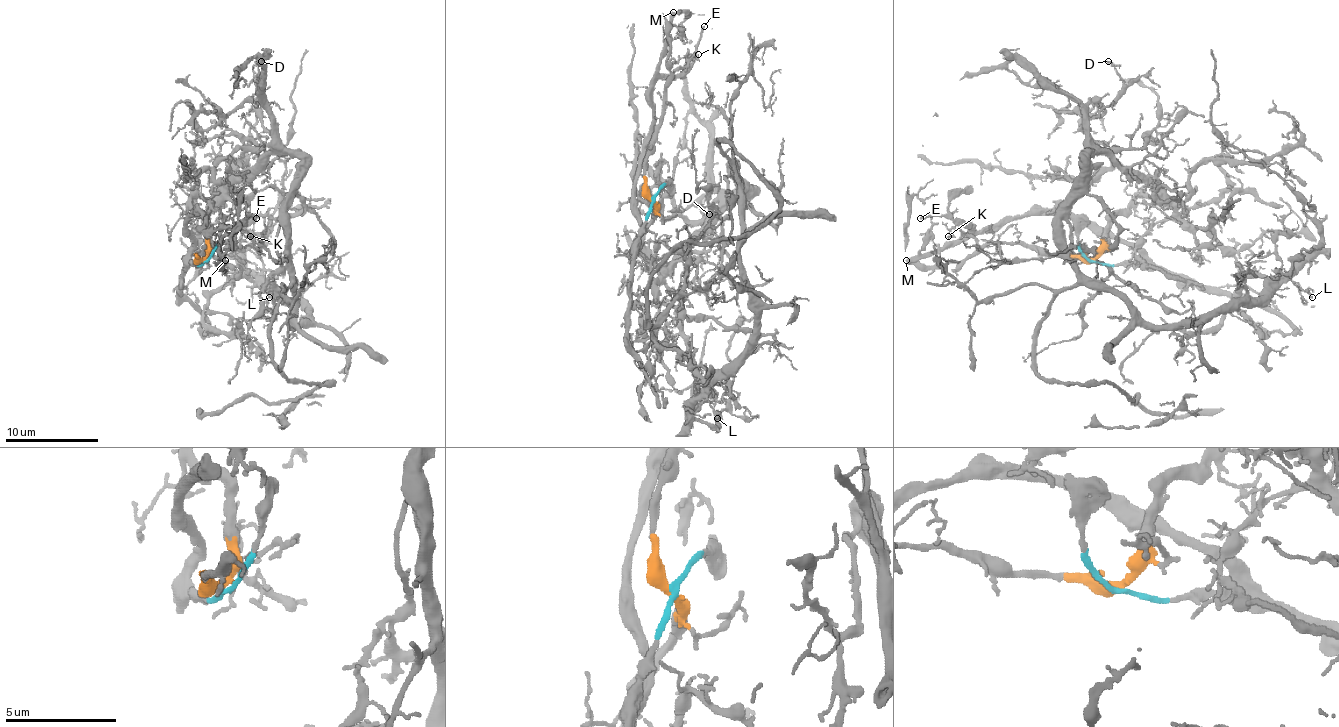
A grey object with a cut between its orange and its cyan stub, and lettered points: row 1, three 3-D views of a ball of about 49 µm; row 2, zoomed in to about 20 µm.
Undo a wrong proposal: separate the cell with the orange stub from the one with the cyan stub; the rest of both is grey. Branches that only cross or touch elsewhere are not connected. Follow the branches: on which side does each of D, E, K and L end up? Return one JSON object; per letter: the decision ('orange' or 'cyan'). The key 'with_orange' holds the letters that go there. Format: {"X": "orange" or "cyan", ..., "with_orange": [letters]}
{"D": "orange", "E": "cyan", "K": "orange", "L": "orange", "with_orange": ["D", "K", "L"]}

